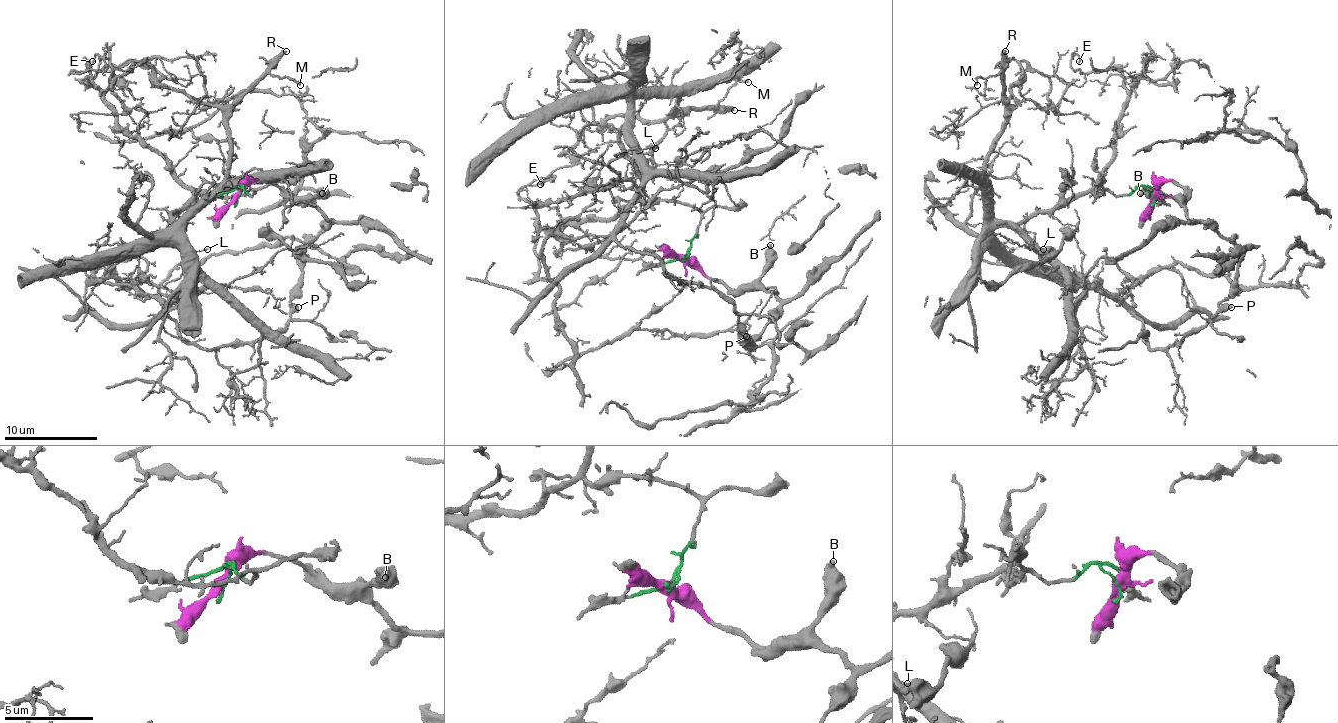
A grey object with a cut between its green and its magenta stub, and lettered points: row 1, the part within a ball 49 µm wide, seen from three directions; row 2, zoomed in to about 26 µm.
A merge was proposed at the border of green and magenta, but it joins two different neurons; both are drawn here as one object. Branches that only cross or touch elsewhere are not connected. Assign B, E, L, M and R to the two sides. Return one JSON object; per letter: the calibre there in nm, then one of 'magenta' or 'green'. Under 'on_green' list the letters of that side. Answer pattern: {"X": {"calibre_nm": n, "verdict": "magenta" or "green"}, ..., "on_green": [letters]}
{"B": {"calibre_nm": 550, "verdict": "magenta"}, "E": {"calibre_nm": 170, "verdict": "green"}, "L": {"calibre_nm": 110, "verdict": "green"}, "M": {"calibre_nm": 180, "verdict": "green"}, "R": {"calibre_nm": 360, "verdict": "green"}, "on_green": ["E", "L", "M", "R"]}

